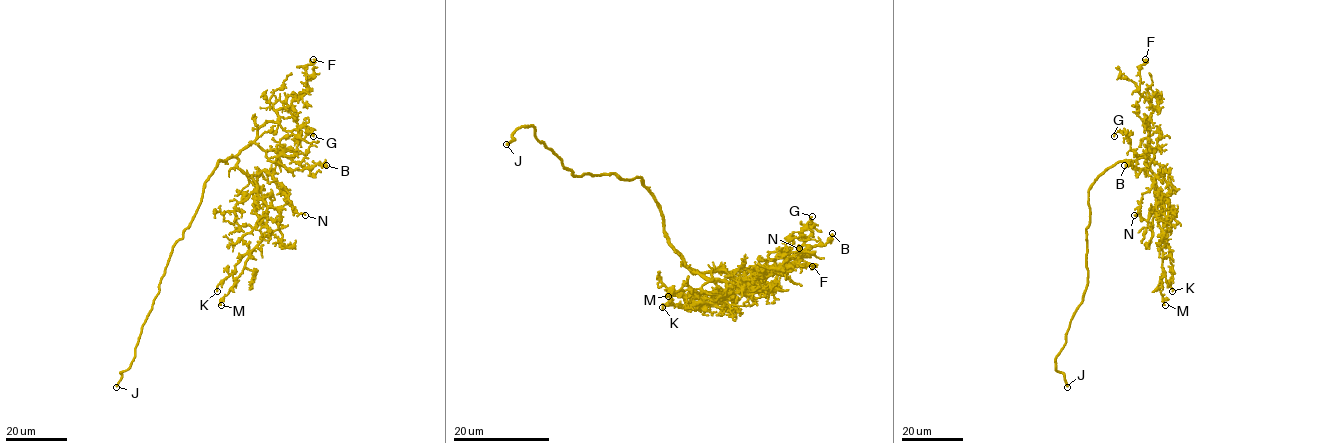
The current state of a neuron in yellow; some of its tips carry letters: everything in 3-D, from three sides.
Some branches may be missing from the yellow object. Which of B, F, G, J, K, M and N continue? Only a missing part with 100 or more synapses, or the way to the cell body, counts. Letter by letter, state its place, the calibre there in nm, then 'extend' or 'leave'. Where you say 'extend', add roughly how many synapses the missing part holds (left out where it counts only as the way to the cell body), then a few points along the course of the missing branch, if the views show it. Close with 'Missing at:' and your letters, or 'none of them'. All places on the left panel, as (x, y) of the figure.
B: place (326, 165); calibre 400 nm; leave
F: place (313, 59); calibre 200 nm; leave
G: place (313, 136); calibre 160 nm; leave
J: place (116, 387); calibre 280 nm; extend
K: place (217, 291); calibre 190 nm; leave
M: place (221, 305); calibre 240 nm; leave
N: place (305, 215); calibre 160 nm; leave
Missing at: J

